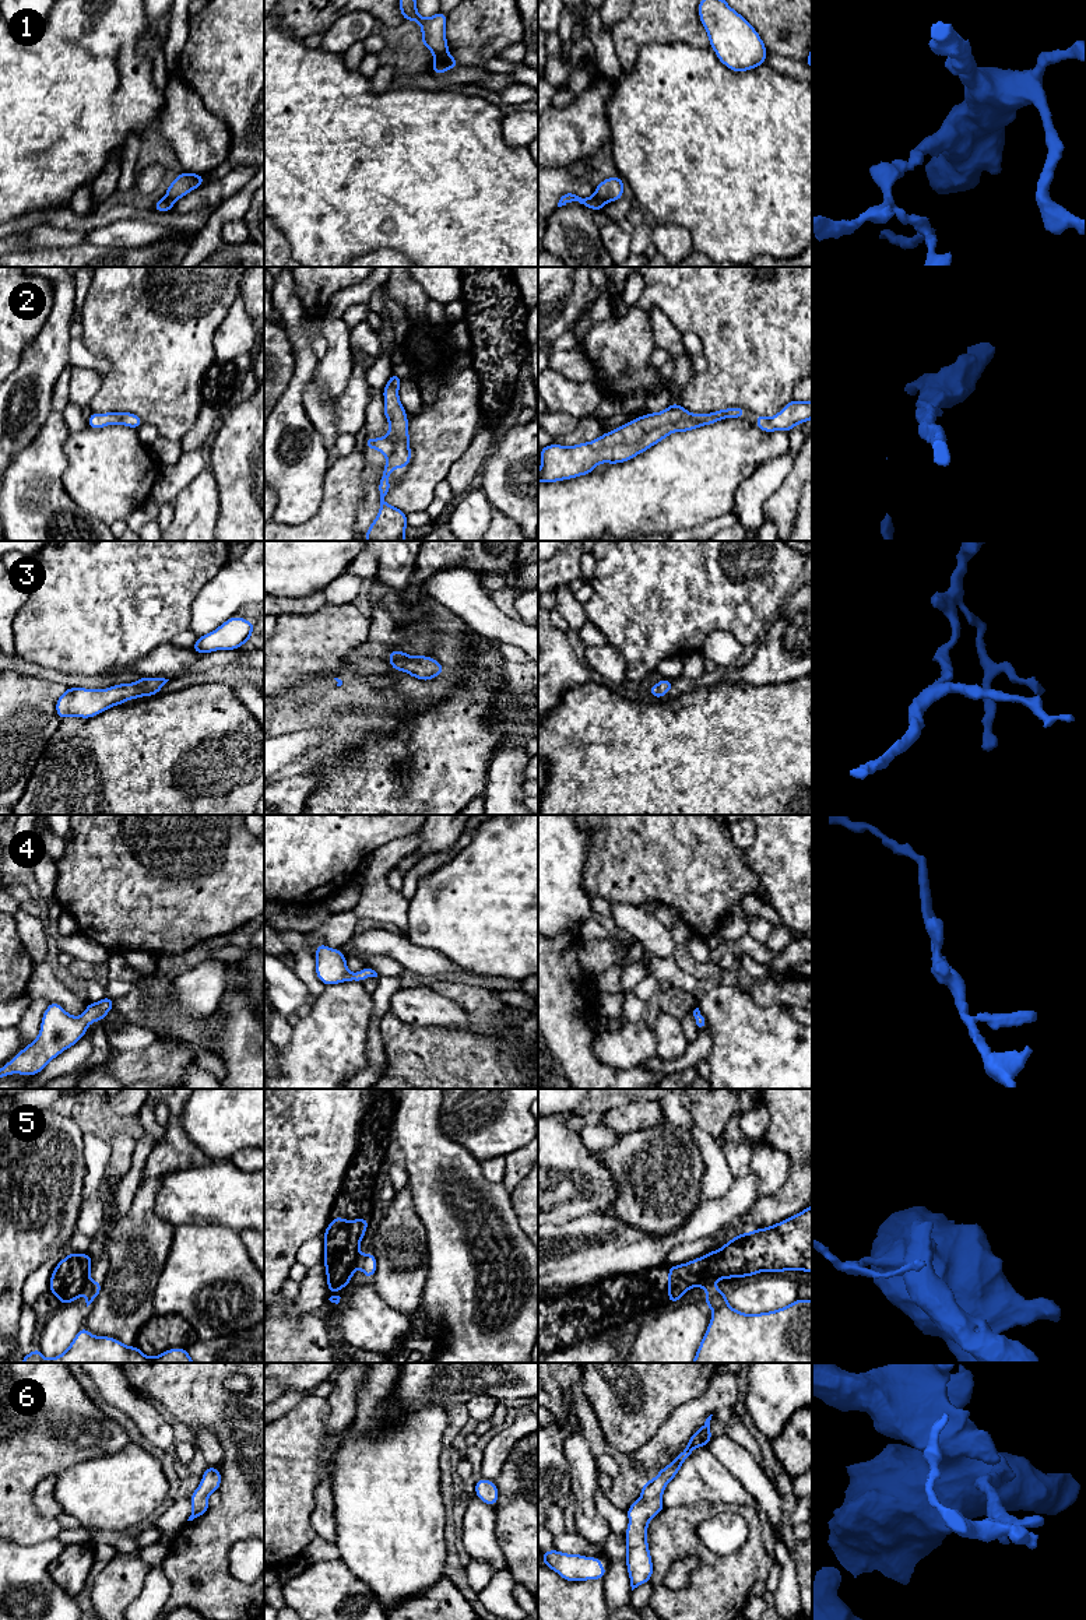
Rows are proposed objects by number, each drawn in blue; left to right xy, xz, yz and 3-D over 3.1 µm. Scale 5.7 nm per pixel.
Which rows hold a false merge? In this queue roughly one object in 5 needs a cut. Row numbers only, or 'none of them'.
1, 5

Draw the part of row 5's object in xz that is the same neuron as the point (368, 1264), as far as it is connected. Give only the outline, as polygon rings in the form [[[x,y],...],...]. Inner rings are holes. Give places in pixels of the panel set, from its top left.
[[[372,1252],[362,1255],[359,1268],[362,1269],[366,1279],[372,1278],[376,1273],[377,1261]]]

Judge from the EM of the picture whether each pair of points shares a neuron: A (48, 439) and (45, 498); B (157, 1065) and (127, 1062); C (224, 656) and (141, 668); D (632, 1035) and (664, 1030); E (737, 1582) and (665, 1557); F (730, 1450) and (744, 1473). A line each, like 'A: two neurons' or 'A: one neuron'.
A: one neuron
B: one neuron
C: one neuron
D: two neurons
E: one neuron
F: one neuron

